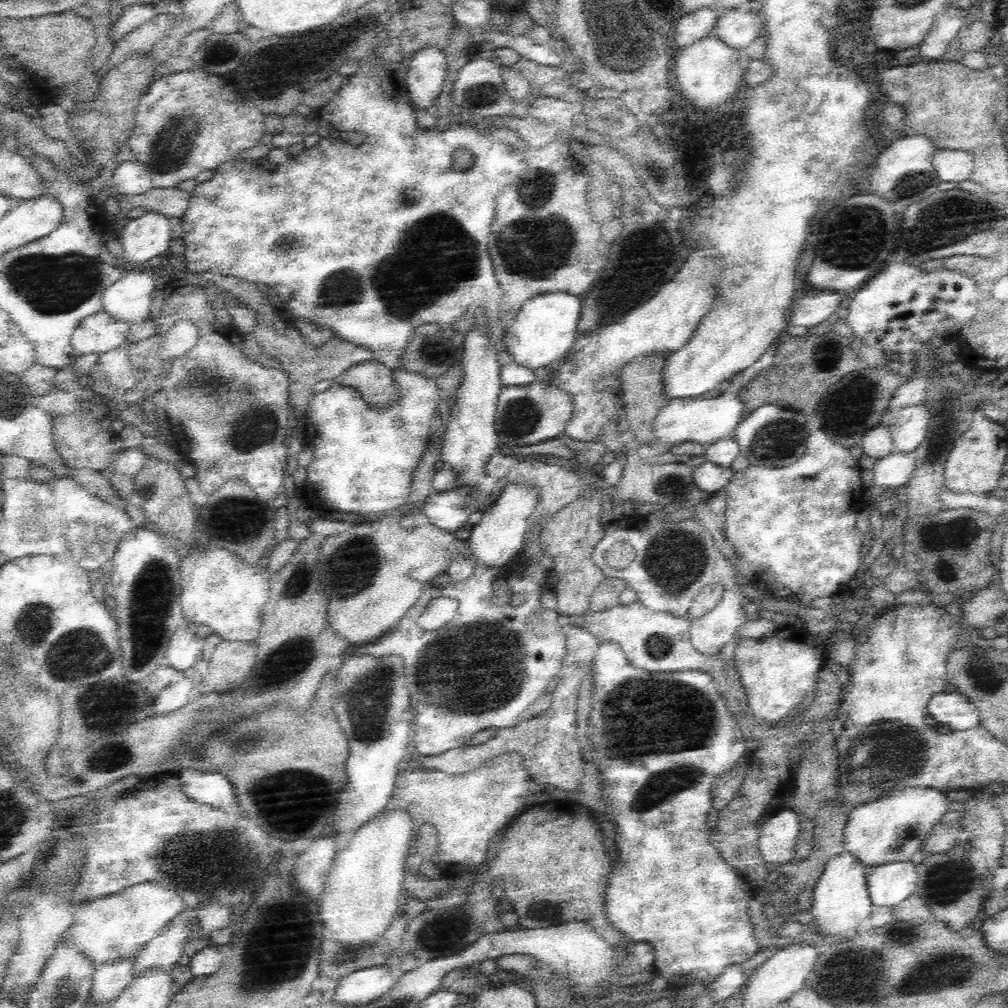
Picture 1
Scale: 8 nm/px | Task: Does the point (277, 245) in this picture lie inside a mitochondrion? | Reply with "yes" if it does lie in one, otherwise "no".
yes

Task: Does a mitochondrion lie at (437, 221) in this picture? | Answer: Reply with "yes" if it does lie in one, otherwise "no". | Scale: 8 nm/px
yes

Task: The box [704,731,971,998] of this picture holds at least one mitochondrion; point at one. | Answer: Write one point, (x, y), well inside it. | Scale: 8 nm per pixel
(945, 971)

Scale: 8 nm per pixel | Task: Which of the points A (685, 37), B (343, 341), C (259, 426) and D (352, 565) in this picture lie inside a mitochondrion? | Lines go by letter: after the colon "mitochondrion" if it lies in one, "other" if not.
A: other
B: other
C: mitochondrion
D: mitochondrion

